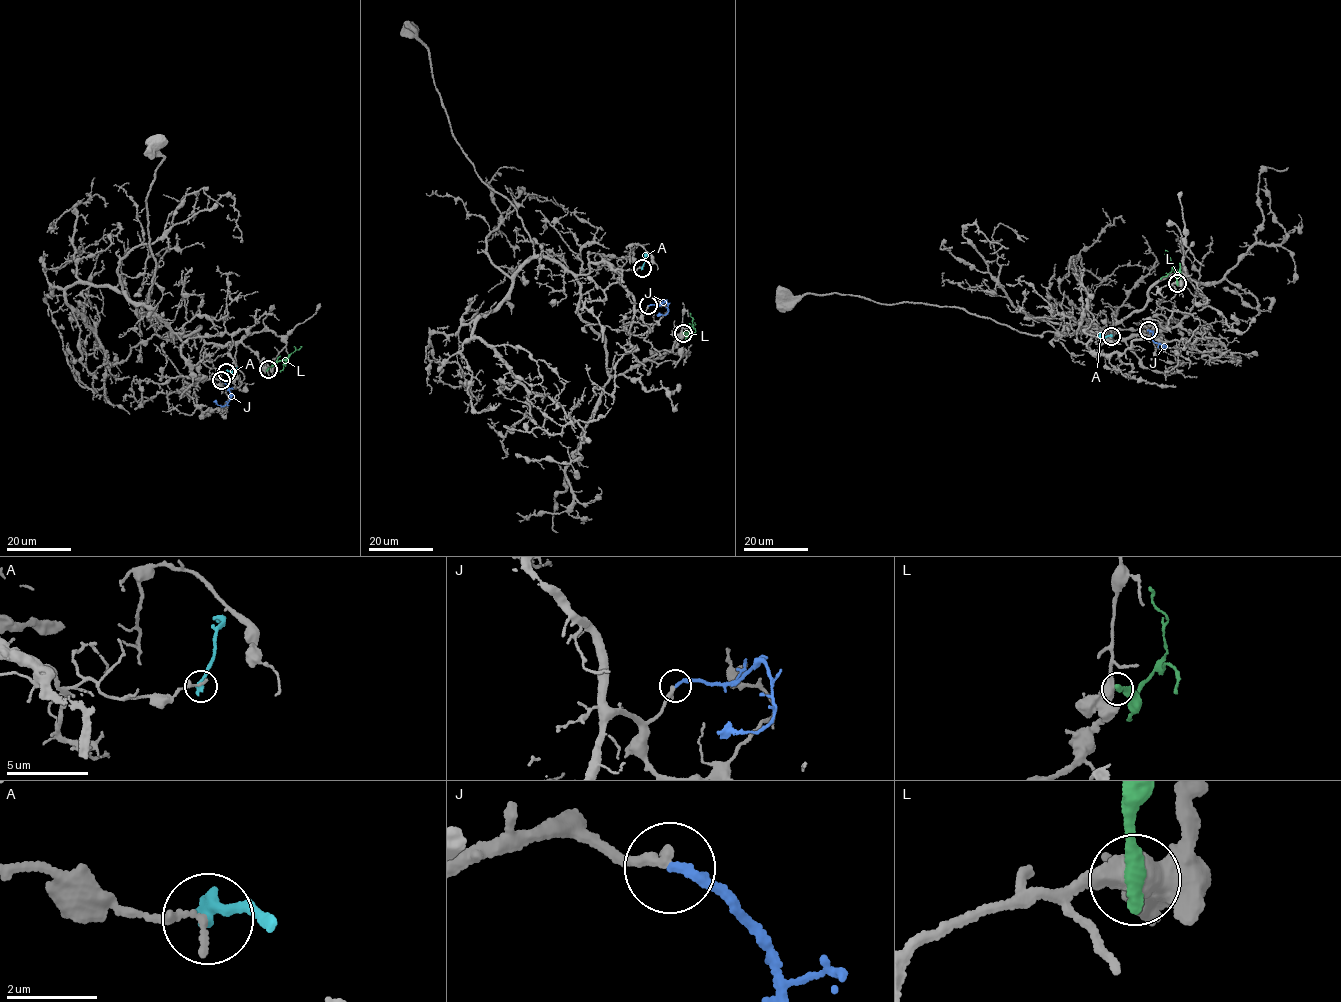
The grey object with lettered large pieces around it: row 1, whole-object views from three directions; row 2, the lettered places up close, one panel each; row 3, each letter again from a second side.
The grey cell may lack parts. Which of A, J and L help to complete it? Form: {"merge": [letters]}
{"merge": ["J"]}

